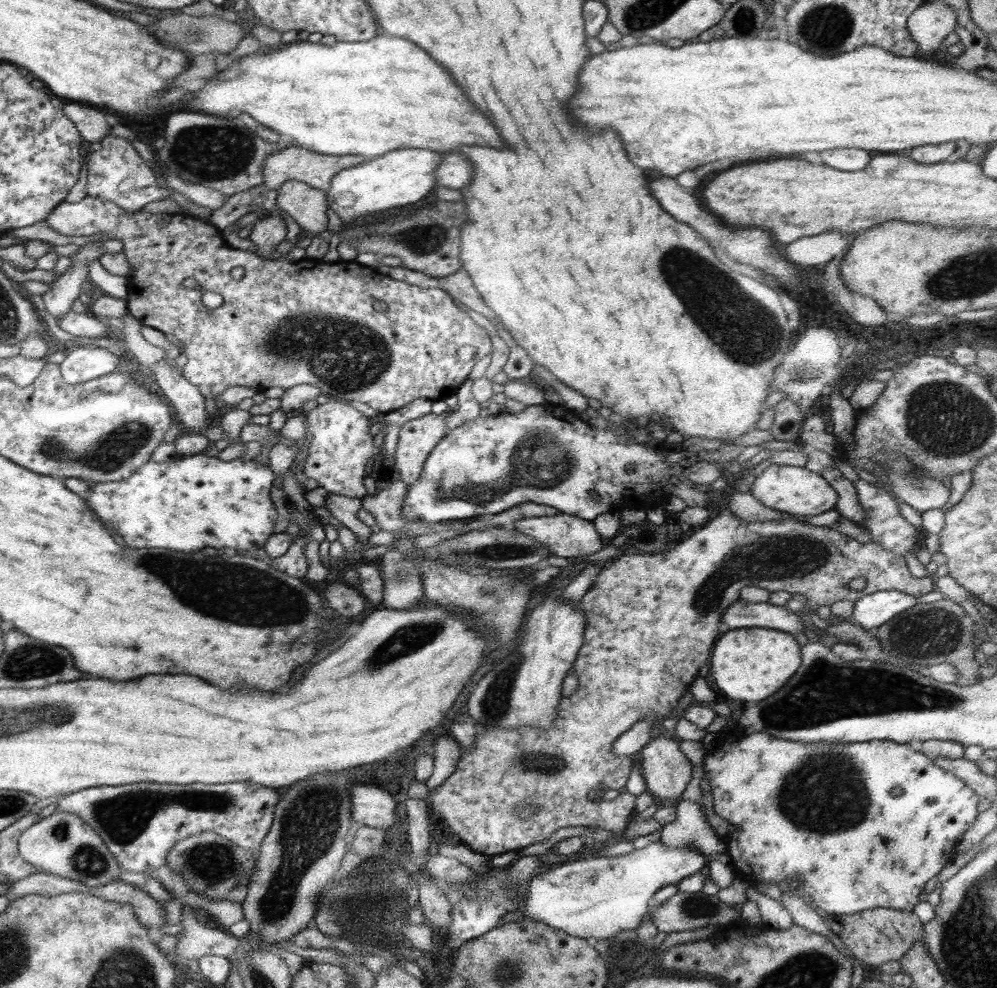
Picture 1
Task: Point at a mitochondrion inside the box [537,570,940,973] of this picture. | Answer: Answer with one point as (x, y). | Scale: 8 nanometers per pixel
(830, 796)

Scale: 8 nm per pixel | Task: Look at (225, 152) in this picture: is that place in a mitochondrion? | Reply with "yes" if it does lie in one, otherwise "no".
yes

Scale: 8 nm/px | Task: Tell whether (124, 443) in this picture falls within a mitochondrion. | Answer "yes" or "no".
yes

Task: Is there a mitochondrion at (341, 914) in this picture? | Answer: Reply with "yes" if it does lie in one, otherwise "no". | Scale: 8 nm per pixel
yes

